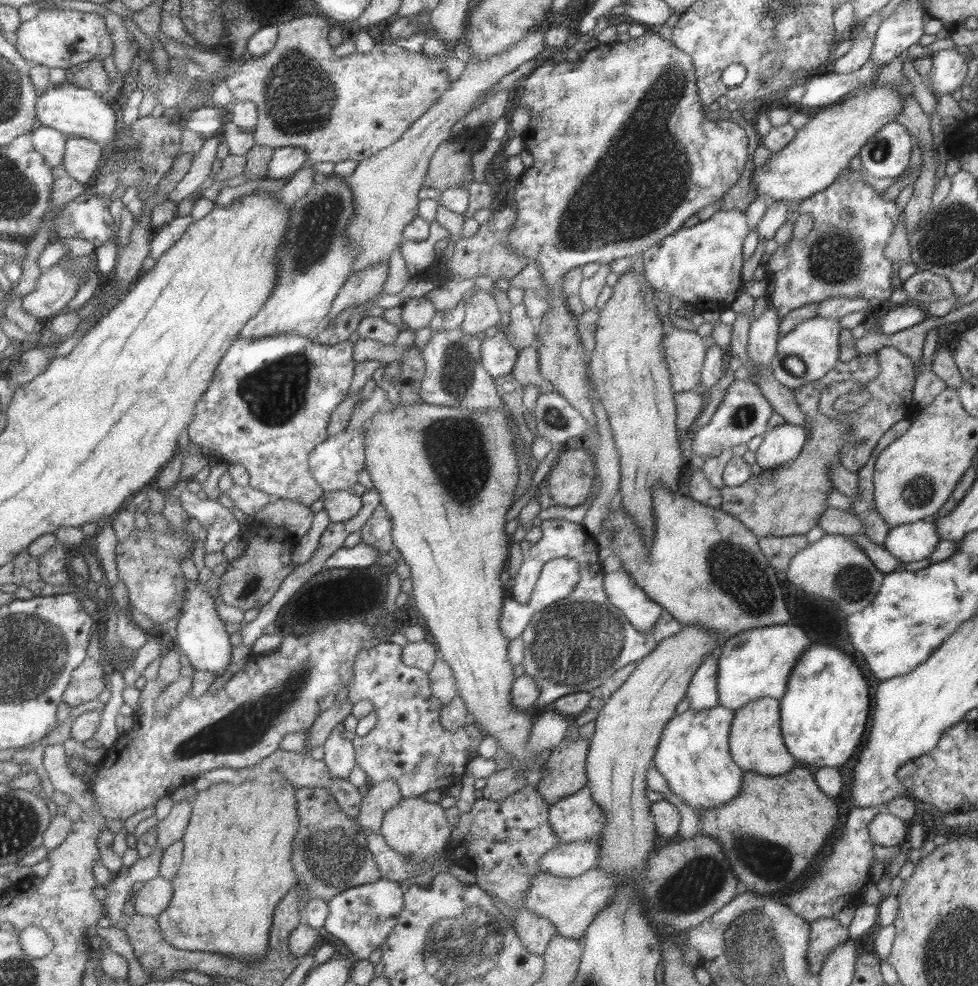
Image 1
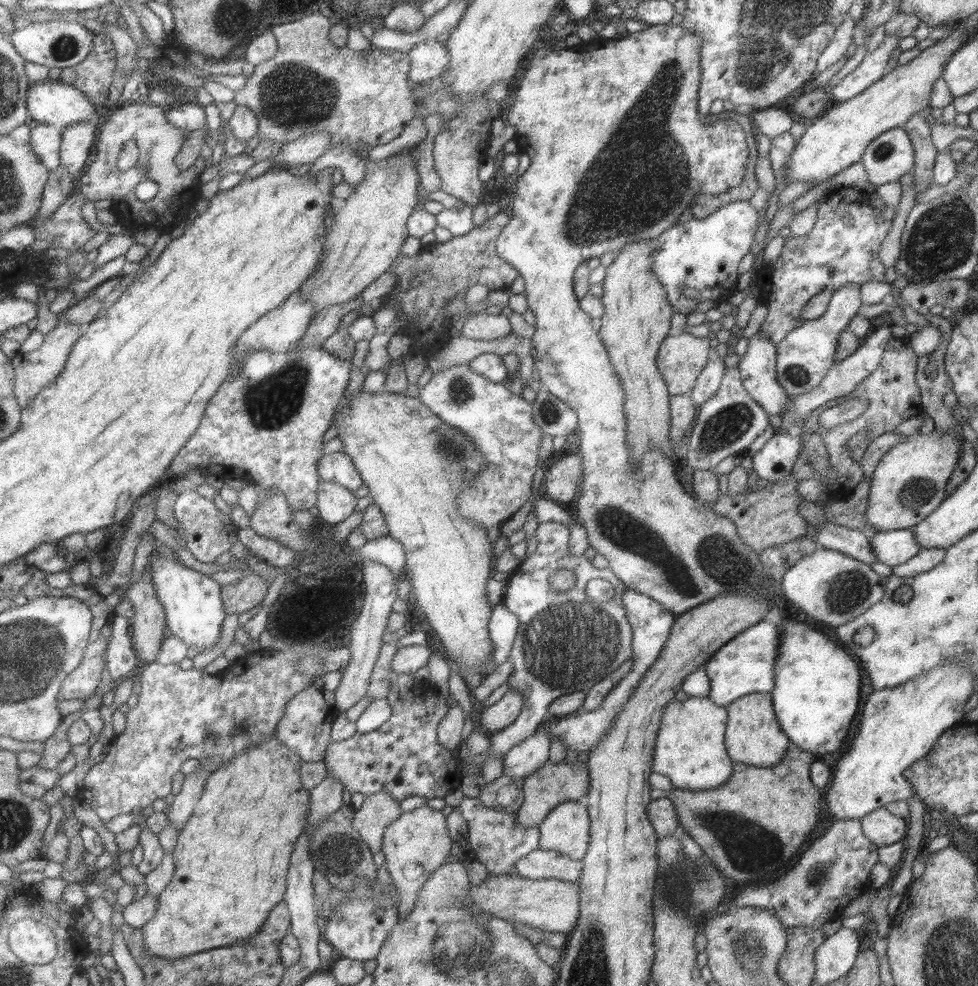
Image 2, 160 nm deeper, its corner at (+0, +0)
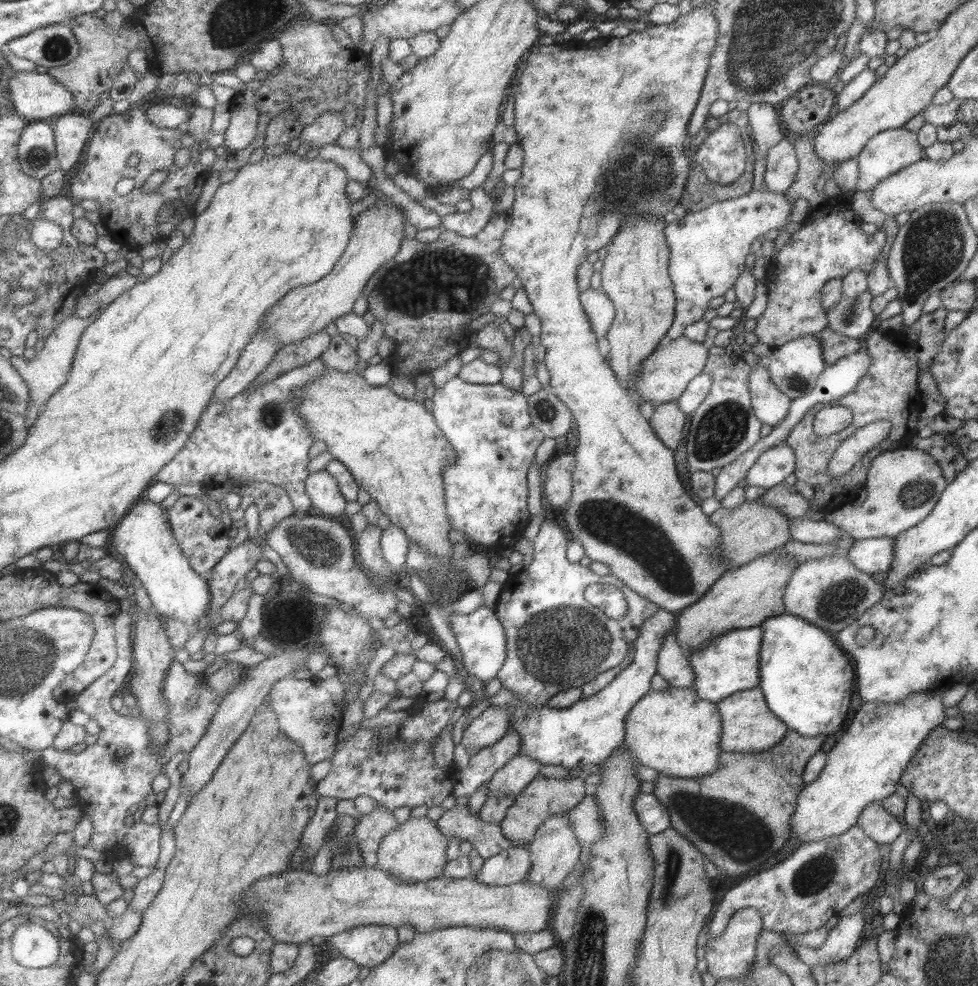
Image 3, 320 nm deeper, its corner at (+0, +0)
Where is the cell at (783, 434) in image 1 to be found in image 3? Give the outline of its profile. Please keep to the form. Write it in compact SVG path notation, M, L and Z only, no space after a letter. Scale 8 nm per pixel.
M783 444L762 452L744 476L745 488L761 486L761 488L768 489L783 482L784 478L794 472L793 451Z

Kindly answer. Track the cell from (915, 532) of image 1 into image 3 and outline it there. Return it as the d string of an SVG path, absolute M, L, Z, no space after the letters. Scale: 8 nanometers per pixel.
M892 537L856 540L844 554L857 570L872 576L890 567L893 541Z

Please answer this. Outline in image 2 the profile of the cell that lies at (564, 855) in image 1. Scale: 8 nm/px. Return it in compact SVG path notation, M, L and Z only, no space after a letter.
M532 850L527 856L515 860L515 866L508 870L509 875L517 875L531 880L552 878L563 882L575 882L580 877L583 864L556 852Z

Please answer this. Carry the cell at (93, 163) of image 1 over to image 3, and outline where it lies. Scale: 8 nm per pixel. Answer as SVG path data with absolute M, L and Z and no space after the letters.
M73 113L51 118L48 122L55 130L61 169L66 172L73 166L75 168L75 164L81 160L87 142L91 141L97 132L97 124L91 122L89 116L87 118Z

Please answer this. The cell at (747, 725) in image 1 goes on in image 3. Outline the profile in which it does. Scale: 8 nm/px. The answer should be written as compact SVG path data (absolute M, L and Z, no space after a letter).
M753 687L740 690L731 696L722 698L715 703L721 719L719 746L721 750L738 753L758 753L771 748L788 731L787 726L780 722L767 709L761 689Z

